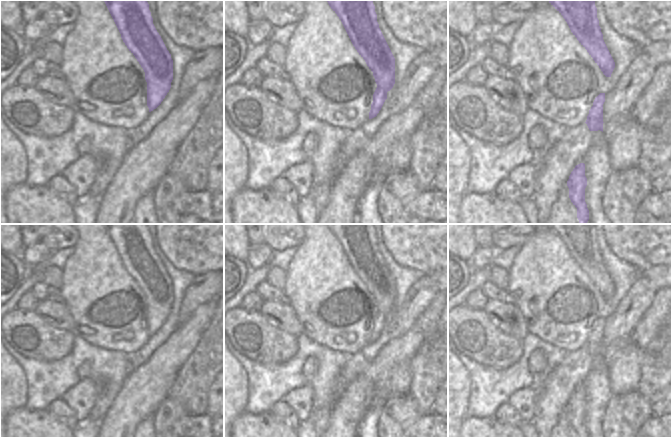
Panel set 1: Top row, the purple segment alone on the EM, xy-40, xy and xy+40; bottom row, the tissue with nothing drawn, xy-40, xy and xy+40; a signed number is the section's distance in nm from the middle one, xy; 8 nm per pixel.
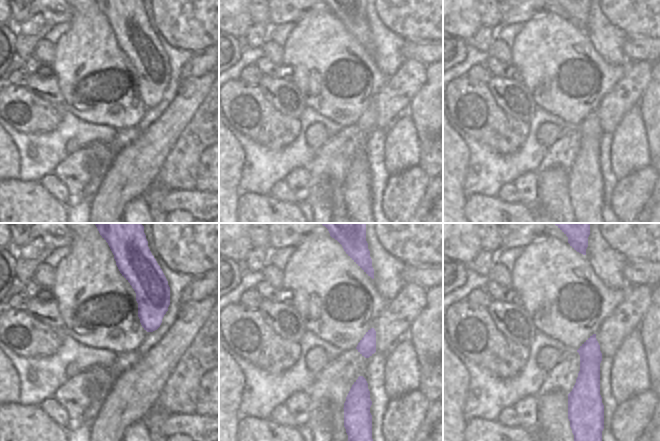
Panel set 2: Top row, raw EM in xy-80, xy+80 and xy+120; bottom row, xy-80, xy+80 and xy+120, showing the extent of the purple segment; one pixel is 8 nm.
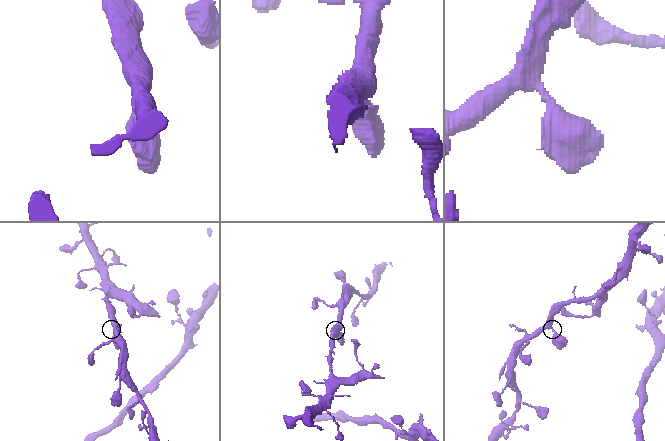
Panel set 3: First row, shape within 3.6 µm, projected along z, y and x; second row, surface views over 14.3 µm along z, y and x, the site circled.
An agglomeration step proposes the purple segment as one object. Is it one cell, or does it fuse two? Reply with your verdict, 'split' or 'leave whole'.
leave whole

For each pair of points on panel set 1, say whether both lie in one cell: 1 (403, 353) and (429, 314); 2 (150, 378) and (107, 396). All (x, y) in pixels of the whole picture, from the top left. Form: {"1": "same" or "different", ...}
{"1": "different", "2": "different"}

